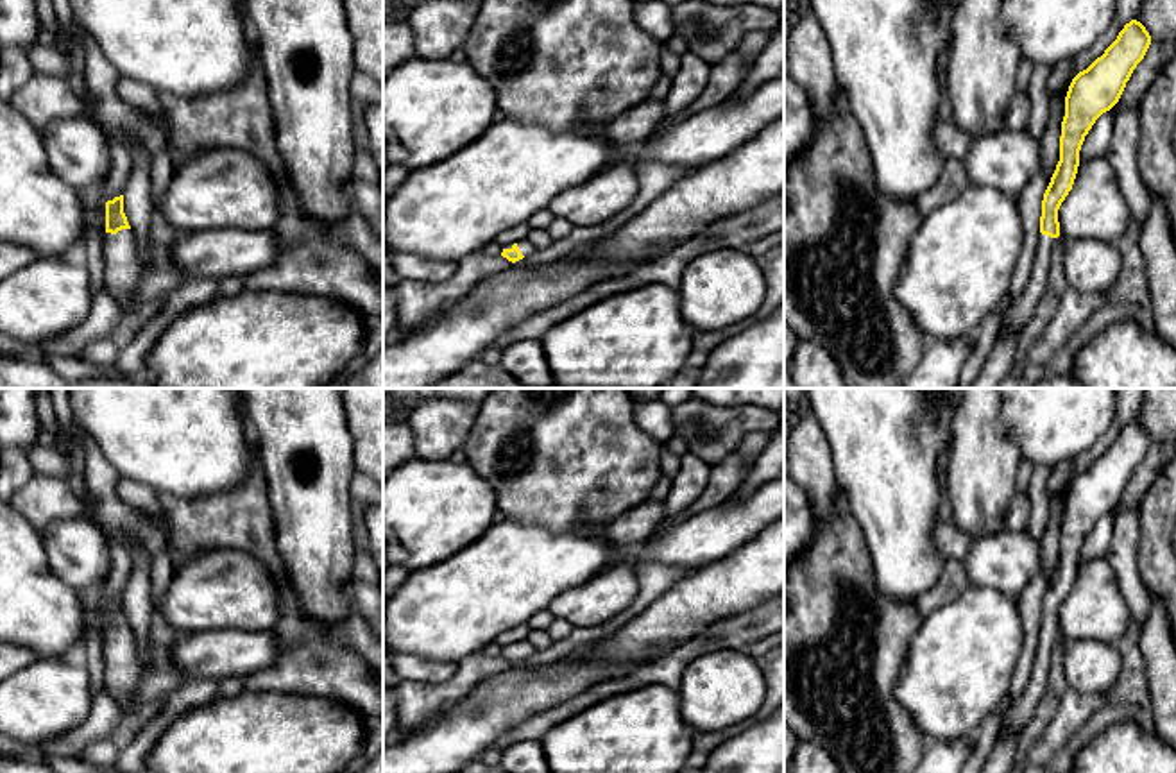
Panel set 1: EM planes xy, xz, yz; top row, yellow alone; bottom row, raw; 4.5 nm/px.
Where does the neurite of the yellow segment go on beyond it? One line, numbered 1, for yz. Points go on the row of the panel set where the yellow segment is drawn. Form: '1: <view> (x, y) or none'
1: yz (997, 365)

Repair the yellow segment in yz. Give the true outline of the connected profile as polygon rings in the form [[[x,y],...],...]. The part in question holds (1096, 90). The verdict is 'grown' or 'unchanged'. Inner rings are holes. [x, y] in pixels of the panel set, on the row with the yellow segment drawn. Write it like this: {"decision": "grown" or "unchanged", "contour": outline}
{"decision": "grown", "contour": [[[1131,20],[1104,54],[1072,79],[1065,97],[1060,161],[1044,193],[1040,240],[1029,281],[1006,311],[1001,335],[968,388],[997,388],[1010,376],[1020,335],[1047,292],[1051,251],[1060,236],[1058,209],[1072,190],[1085,136],[1095,120],[1119,102],[1126,82],[1144,59],[1149,45],[1151,36],[1146,27]]]}

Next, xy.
{"decision": "grown", "contour": [[[124,195],[106,202],[106,233],[102,236],[106,272],[104,286],[120,306],[120,315],[136,308],[134,290],[141,276],[134,234],[124,213]]]}

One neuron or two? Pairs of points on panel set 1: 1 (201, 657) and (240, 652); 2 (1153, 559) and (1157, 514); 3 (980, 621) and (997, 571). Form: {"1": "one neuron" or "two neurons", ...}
{"1": "one neuron", "2": "one neuron", "3": "two neurons"}

